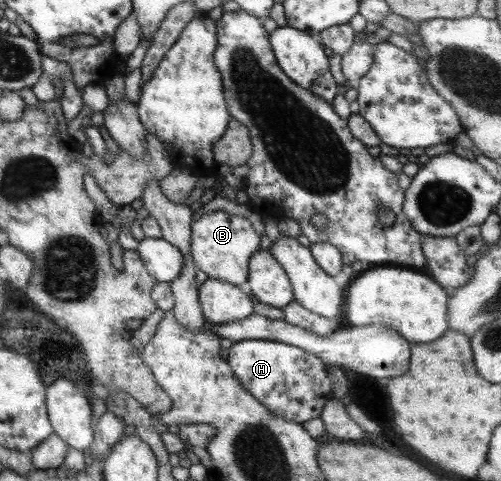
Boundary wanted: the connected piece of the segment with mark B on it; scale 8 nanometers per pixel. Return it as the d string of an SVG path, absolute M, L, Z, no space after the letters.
M223 210L209 211L190 223L189 253L195 269L201 270L206 279L224 281L229 285L245 288L249 258L257 252L259 236L243 216L229 215Z

